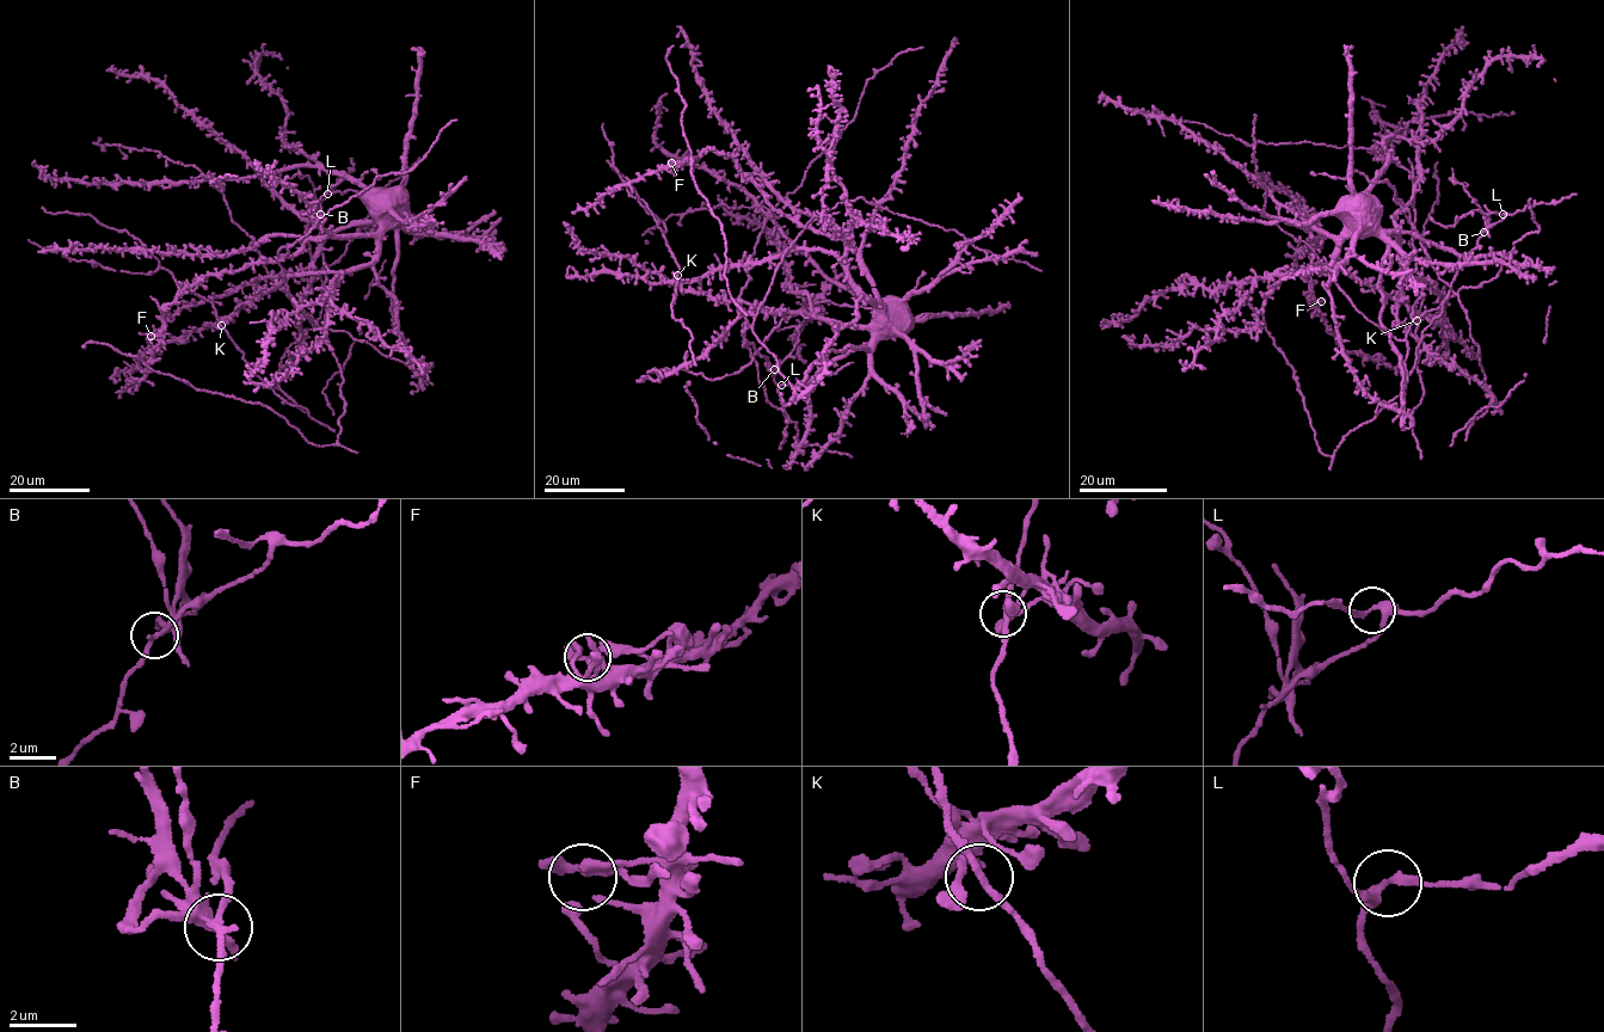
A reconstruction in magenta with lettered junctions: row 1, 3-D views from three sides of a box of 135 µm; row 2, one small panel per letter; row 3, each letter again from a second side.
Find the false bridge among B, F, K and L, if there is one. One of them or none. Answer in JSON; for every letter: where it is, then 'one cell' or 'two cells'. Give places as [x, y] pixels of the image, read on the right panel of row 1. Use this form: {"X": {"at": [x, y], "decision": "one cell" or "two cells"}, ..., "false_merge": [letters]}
{"B": {"at": [1483, 232], "decision": "two cells"}, "F": {"at": [1321, 301], "decision": "one cell"}, "K": {"at": [1417, 320], "decision": "one cell"}, "L": {"at": [1503, 214], "decision": "one cell"}, "false_merge": ["B"]}

